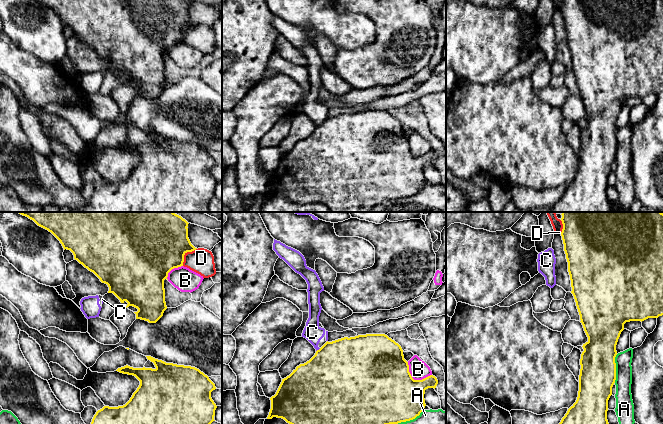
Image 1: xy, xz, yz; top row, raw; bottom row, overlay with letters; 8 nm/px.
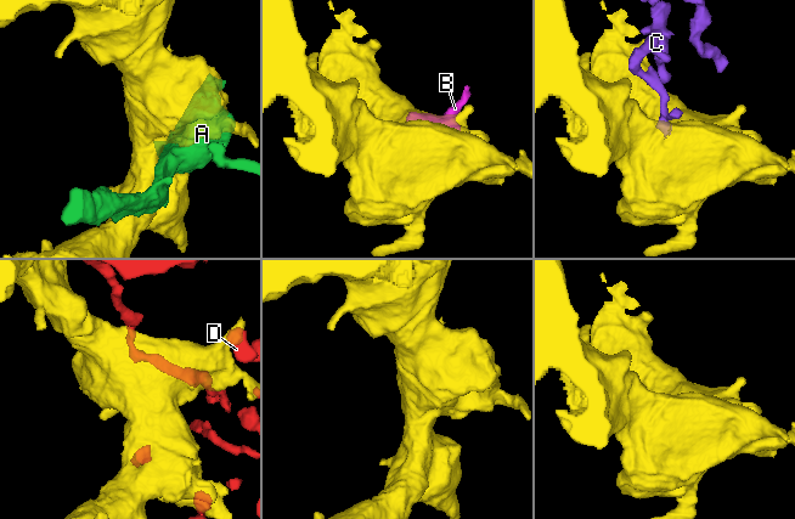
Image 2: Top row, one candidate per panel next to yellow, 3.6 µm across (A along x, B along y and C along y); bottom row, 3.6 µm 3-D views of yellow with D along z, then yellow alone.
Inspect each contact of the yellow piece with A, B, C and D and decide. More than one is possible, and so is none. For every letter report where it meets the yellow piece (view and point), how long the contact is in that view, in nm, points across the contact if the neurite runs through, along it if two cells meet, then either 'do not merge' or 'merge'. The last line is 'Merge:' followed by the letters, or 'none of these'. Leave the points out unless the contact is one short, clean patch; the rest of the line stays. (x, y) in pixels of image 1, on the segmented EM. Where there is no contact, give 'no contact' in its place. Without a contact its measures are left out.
A: yz (615, 368) | 240 nm | do not merge
B: xz (413, 379) | 220 nm | do not merge
C: xz (319, 349) | 50 nm | along xz (320, 348), (316, 351) | do not merge
D: xy (184, 254) | 180 nm | do not merge
Merge: none of these

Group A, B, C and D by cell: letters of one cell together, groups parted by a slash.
A B / C / D

